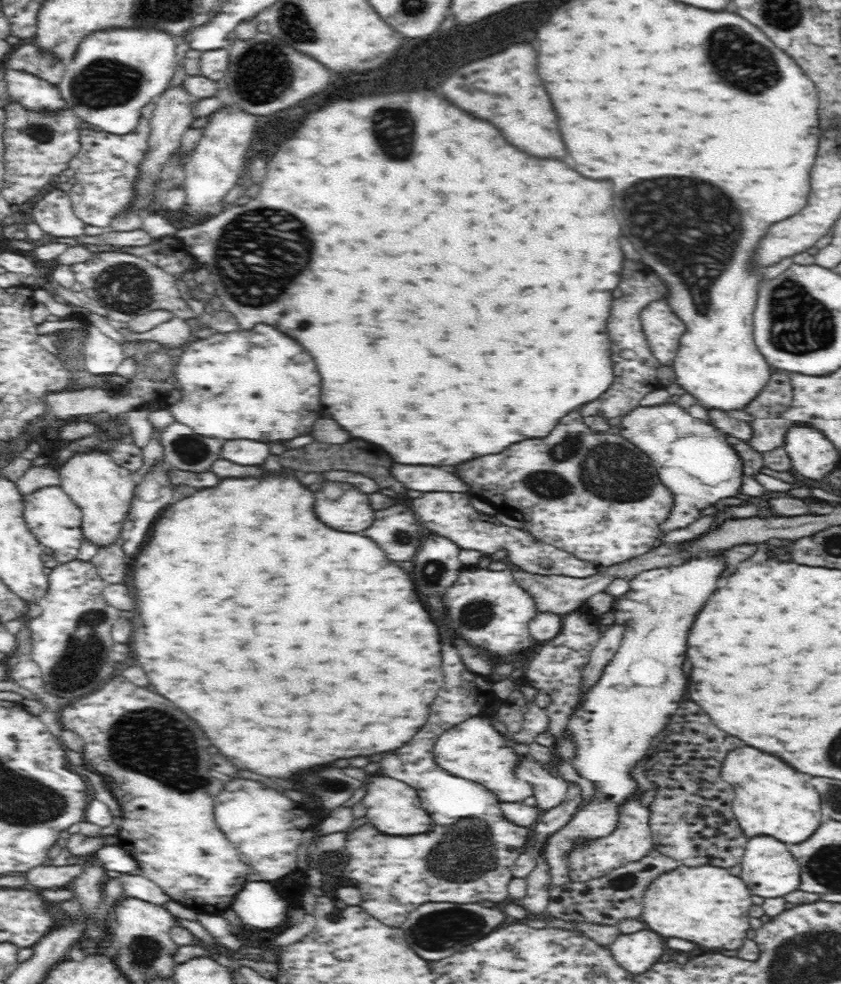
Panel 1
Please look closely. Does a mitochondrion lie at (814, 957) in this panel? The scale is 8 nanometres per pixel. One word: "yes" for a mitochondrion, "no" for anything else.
yes

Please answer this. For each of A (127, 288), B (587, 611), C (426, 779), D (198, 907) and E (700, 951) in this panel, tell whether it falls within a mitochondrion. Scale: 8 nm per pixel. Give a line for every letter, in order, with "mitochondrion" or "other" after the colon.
A: mitochondrion
B: other
C: other
D: other
E: other

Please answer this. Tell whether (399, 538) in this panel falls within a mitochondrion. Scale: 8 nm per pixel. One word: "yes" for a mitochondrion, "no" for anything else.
yes

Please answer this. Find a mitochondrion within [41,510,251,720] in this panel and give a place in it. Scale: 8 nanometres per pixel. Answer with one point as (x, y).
(71, 673)

